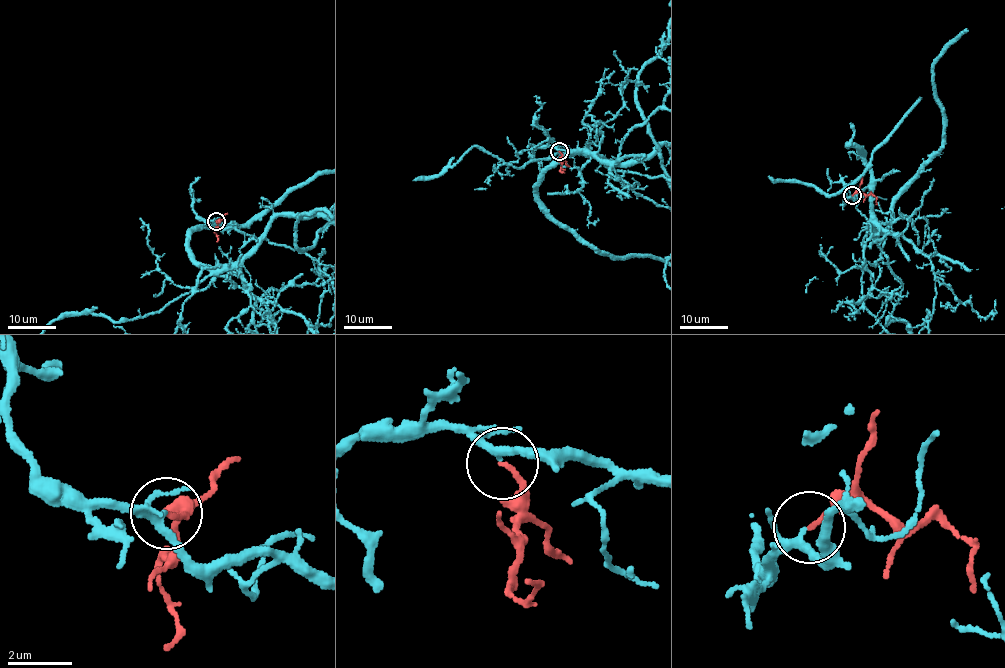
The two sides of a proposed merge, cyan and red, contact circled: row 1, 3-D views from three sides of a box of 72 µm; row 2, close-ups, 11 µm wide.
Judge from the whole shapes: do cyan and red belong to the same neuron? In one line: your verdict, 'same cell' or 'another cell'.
same cell

